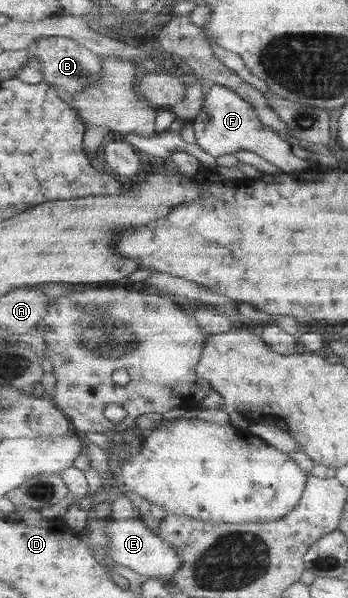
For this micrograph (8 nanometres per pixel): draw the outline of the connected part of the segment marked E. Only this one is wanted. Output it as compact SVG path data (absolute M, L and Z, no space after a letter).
M109 518L109 524L104 529L111 538L107 545L105 561L119 564L134 570L138 574L169 580L178 574L182 568L183 560L178 551L164 538L150 530L141 518L128 520L115 520Z

